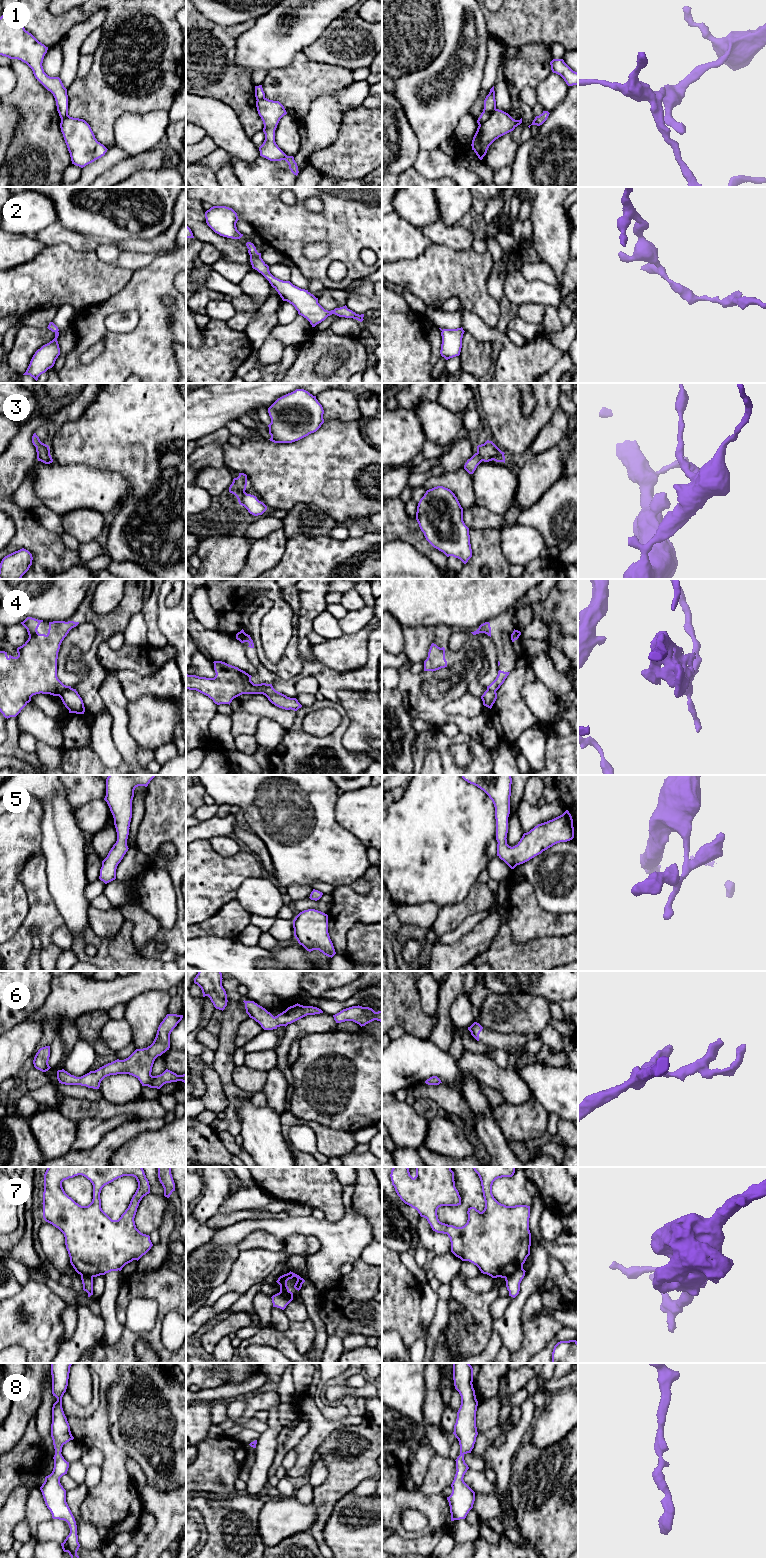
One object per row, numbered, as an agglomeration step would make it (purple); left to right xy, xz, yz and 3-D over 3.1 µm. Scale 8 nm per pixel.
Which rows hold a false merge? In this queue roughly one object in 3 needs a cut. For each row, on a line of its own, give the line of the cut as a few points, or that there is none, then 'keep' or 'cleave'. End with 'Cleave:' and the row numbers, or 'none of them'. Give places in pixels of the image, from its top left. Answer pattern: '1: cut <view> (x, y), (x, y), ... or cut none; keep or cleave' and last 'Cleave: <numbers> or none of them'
1: cut yz (496, 109), (479, 125); cleave
2: cut none; keep
3: cut none; keep
4: cut xy (70, 687), (58, 695); cleave
5: cut none; keep
6: cut none; keep
7: cut yz (522, 1266), (515, 1269), (505, 1278); cleave
8: cut none; keep
Cleave: 1, 4, 7

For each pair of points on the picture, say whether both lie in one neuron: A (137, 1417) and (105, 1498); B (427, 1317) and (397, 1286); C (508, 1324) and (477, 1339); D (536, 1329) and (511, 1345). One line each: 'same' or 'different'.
A: different
B: different
C: different
D: different

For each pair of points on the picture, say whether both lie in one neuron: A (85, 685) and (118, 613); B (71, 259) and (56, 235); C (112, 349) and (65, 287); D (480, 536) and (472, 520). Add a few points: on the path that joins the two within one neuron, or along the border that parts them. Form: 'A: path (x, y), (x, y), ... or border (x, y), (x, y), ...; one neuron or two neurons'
A: path (93, 667), (93, 649), (104, 631); one neuron
B: border (46, 246), (67, 244), (76, 250), (85, 250); two neurons
C: border (104, 300), (81, 310); two neurons
D: border (501, 529), (474, 528), (469, 530); two neurons

